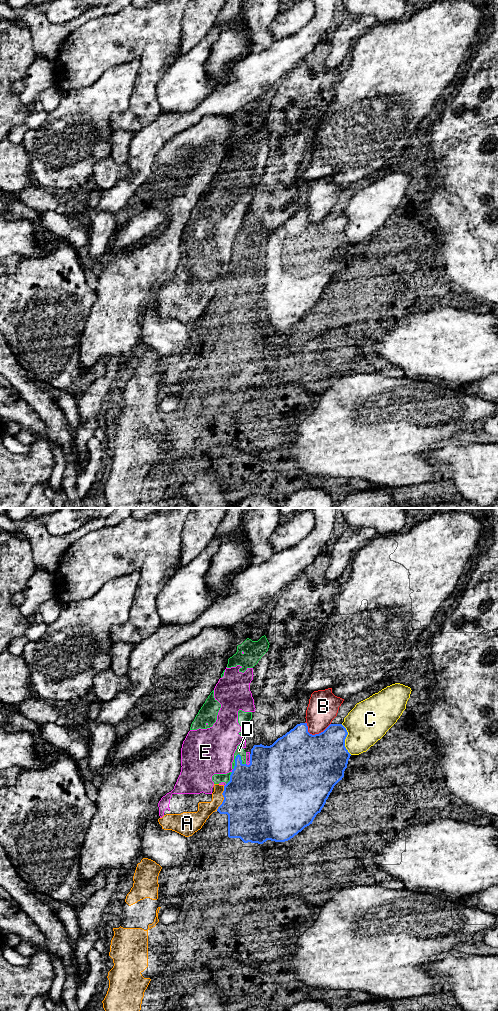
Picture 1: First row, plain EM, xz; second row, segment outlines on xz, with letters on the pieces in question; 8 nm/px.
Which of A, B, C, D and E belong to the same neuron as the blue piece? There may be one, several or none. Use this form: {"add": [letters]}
{"add": []}

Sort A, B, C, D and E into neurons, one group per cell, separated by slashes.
A D E / B / C

